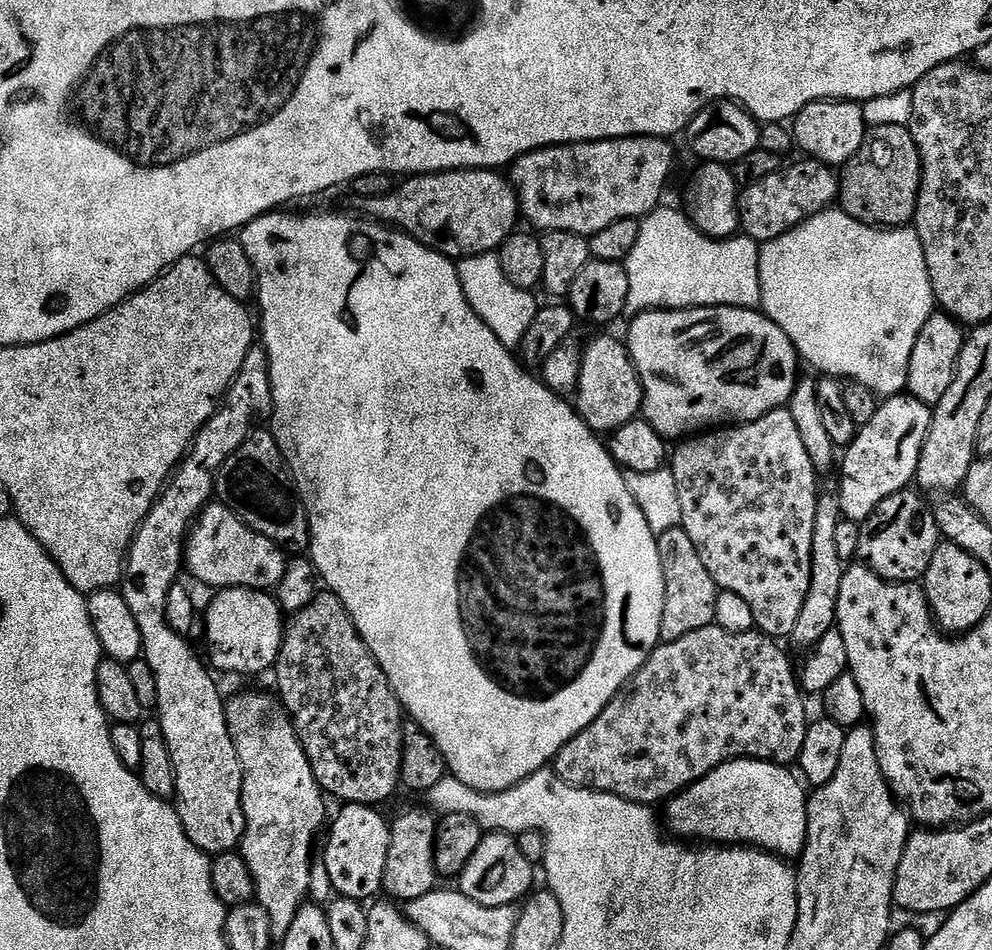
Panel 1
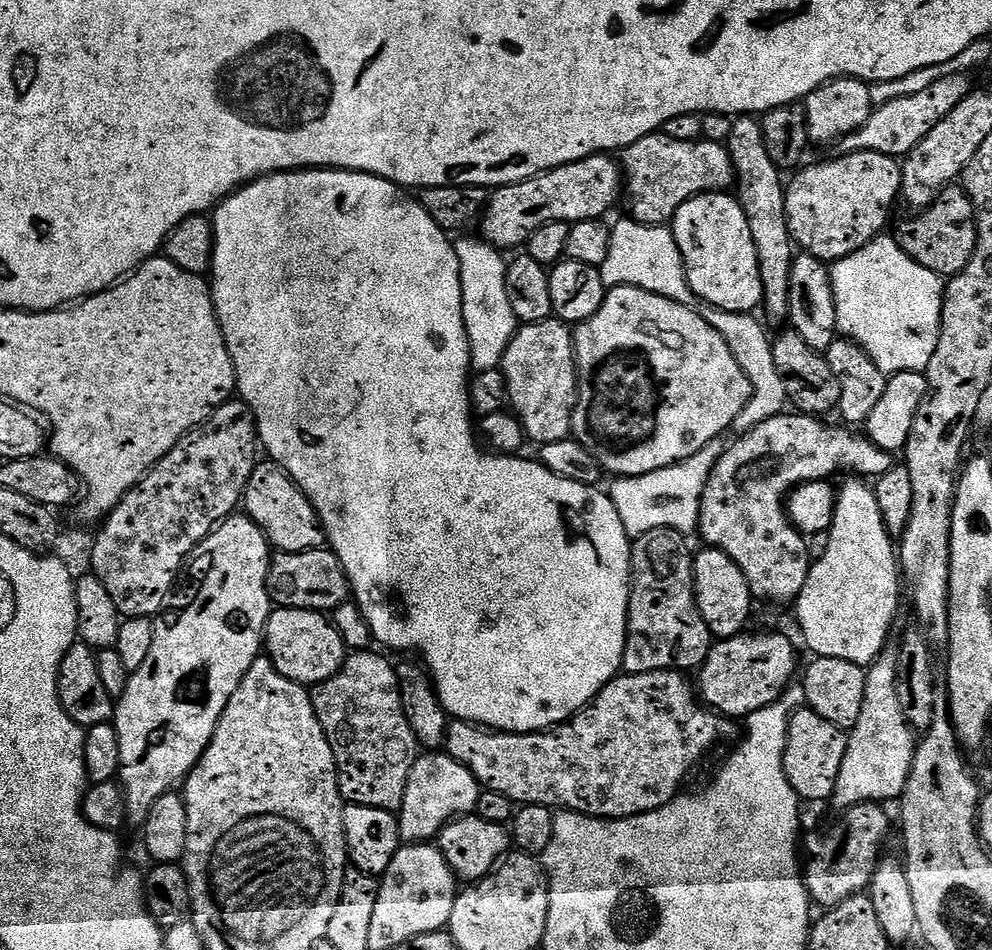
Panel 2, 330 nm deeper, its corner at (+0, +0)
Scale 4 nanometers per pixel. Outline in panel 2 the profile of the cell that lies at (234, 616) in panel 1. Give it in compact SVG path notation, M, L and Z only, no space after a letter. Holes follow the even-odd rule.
M273 607L264 631L263 651L266 653L267 659L271 660L272 665L278 670L278 674L290 678L295 684L305 686L315 686L330 679L343 666L346 655L342 634L338 634L331 619L323 612L311 612L305 608Z

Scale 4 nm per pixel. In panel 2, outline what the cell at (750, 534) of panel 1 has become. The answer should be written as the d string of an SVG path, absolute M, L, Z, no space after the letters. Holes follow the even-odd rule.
M781 414L754 426L754 430L737 435L733 444L725 447L718 458L714 470L704 487L700 503L700 523L698 536L710 548L722 550L742 574L750 586L757 601L773 600L776 604L795 601L802 586L806 586L810 561L808 541L788 517L786 497L800 484L809 484L815 480L828 480L835 472L848 471L860 478L879 478L894 467L893 453L874 446L867 435L858 433L848 426L827 428L823 419L811 414Z

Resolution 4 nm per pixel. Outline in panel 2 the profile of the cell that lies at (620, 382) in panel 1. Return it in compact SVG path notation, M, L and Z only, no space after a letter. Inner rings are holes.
M549 318L537 324L517 327L502 371L508 387L508 404L522 422L524 435L533 445L562 442L572 436L572 415L576 409L576 342L574 332L563 320Z

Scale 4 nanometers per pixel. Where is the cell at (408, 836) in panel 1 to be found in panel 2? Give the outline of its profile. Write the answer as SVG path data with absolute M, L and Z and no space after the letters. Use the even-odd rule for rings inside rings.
M428 750L417 755L398 813L401 841L409 844L435 841L450 821L467 816L475 809L481 791L474 774L462 762L454 762L447 752Z

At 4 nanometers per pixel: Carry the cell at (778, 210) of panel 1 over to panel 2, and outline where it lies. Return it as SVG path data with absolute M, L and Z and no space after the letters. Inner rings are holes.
M849 152L837 155L837 160L824 160L821 164L809 163L795 173L793 180L787 181L786 222L792 235L792 243L801 253L825 262L835 262L862 250L871 240L885 231L888 215L892 212L900 196L902 182L901 161L895 156L877 152Z

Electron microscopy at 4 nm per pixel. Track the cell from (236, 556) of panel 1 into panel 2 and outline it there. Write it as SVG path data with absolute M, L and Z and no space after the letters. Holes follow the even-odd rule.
M325 546L305 552L276 552L268 561L268 593L278 608L305 608L331 613L349 599L348 575L331 548Z

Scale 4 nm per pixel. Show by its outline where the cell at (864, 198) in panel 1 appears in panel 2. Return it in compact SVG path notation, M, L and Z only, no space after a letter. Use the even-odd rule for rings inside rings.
M959 183L949 184L941 199L902 221L894 231L894 239L914 262L942 278L951 278L966 270L976 249L976 207Z

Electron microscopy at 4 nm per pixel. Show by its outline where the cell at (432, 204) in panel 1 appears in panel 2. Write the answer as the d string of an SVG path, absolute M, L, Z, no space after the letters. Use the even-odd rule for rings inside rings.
M608 154L587 156L578 162L558 166L549 172L531 176L517 184L505 184L489 195L478 232L494 248L509 250L527 245L534 230L550 222L577 224L587 220L604 220L607 212L622 200L622 169Z

